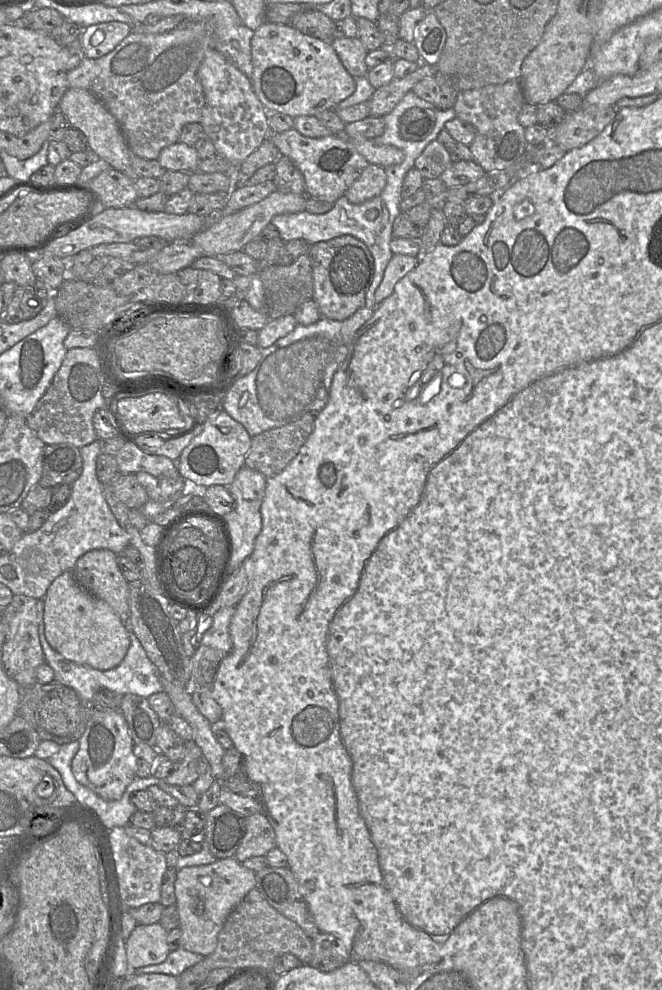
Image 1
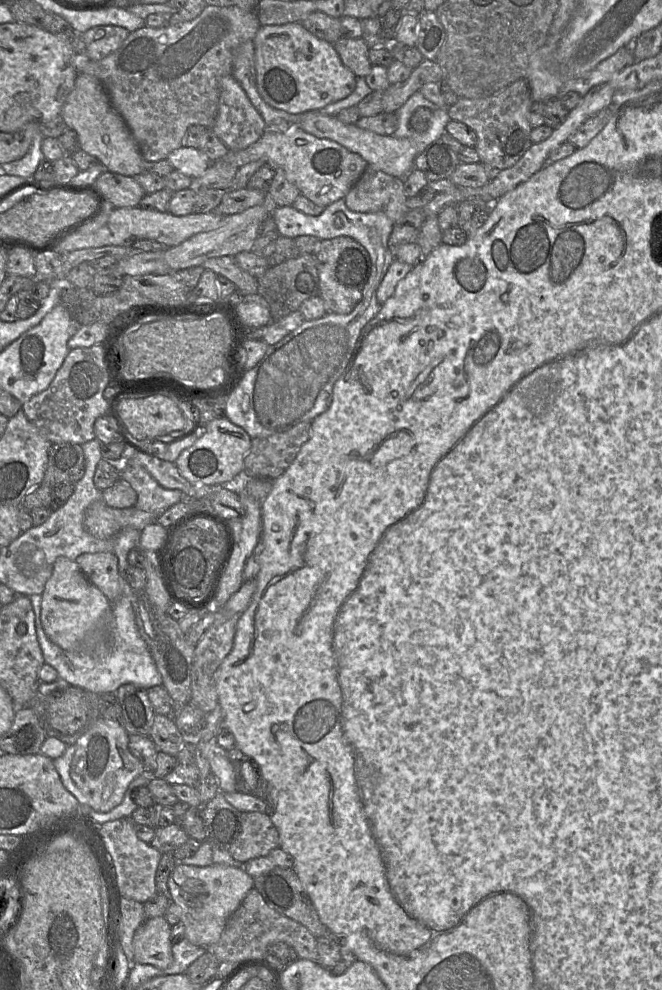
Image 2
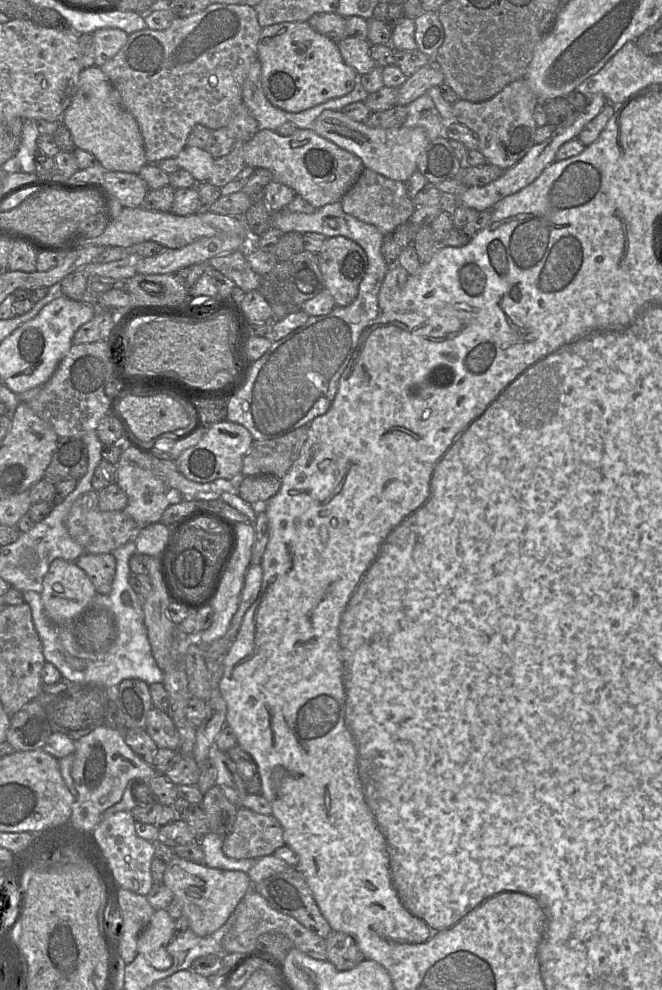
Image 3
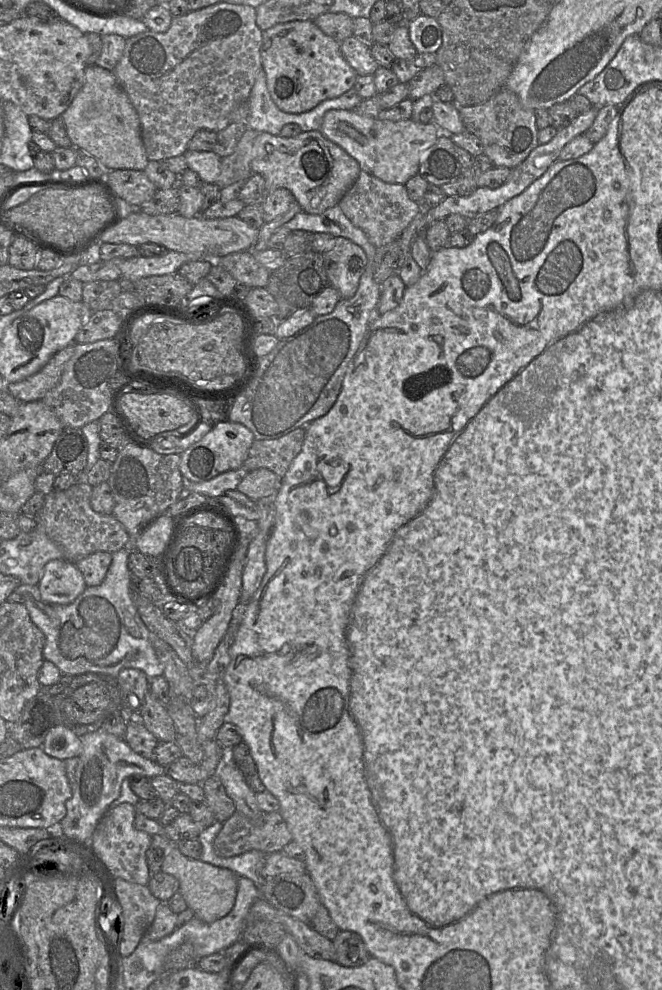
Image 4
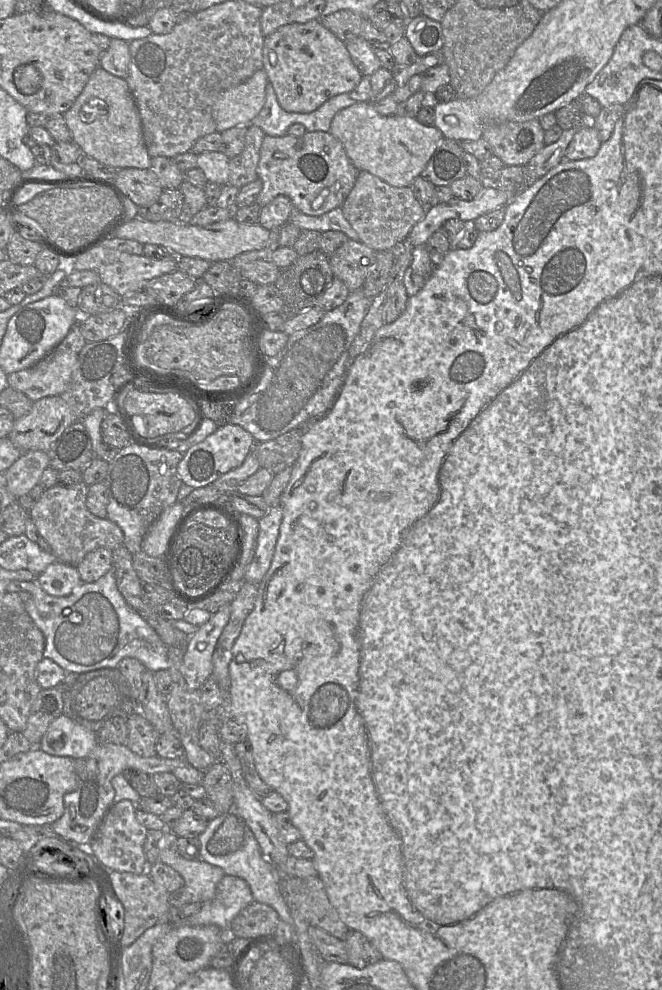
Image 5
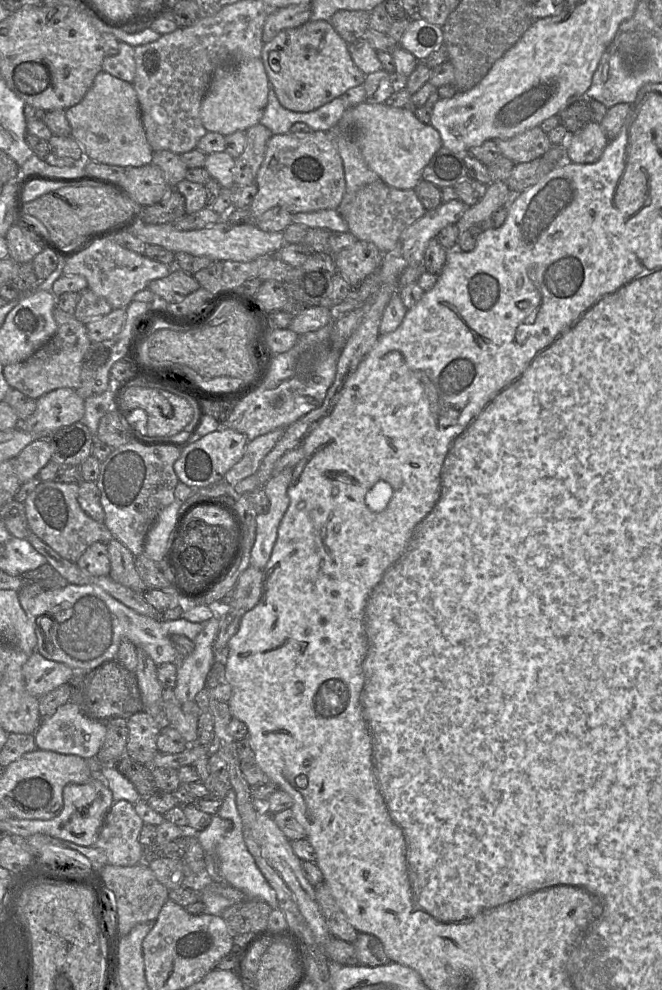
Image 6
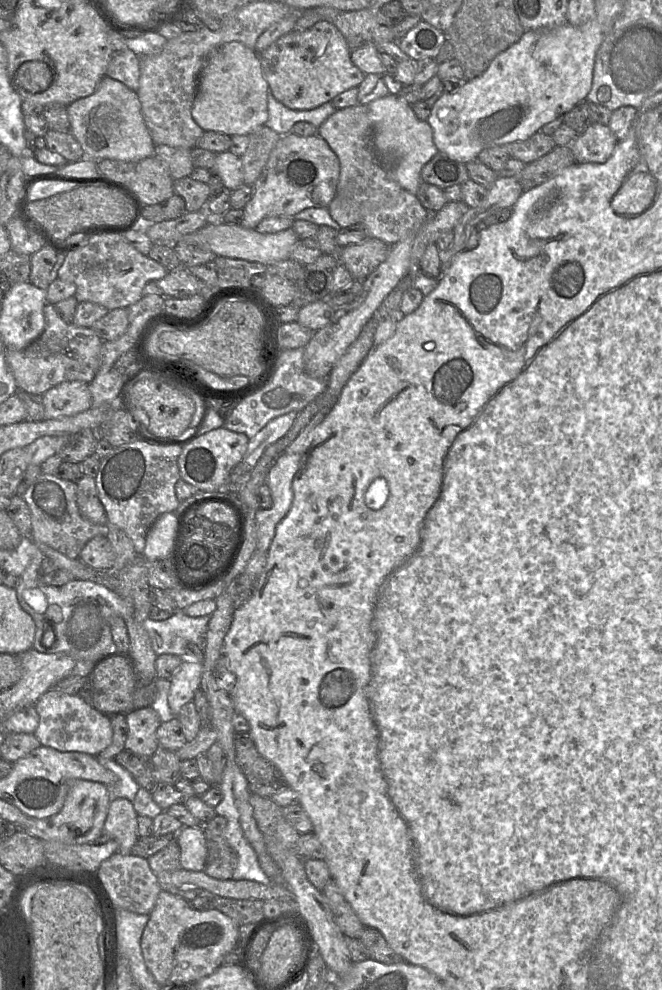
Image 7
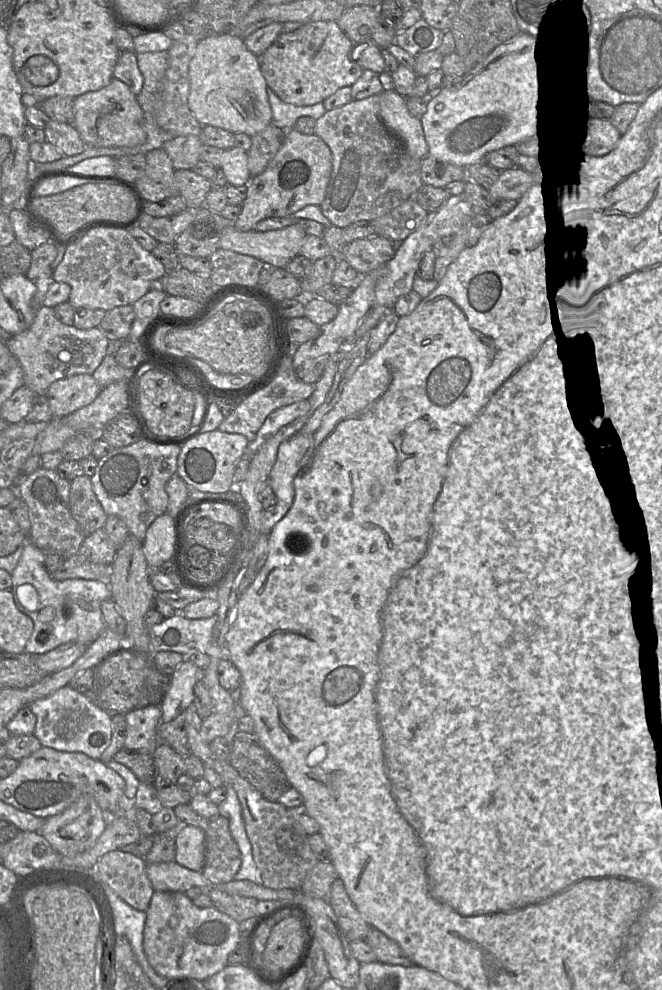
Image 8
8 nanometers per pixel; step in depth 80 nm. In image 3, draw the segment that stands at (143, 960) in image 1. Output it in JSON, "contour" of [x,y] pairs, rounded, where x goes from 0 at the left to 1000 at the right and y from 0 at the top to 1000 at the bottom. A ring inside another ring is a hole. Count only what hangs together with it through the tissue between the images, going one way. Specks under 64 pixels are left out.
{"contour":[[[251,918],[236,919],[208,946],[208,963],[237,980],[251,980],[261,974],[252,955],[263,946],[264,930]]]}

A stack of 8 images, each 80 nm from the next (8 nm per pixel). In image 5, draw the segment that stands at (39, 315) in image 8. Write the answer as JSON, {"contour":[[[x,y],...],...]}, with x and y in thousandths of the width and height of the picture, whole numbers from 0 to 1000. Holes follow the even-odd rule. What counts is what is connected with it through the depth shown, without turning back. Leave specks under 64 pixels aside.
{"contour":[[[121,325],[115,326],[100,340],[66,362],[42,372],[12,378],[14,391],[36,397],[50,406],[66,401],[92,399],[104,389],[118,359],[130,346],[121,333]]]}

